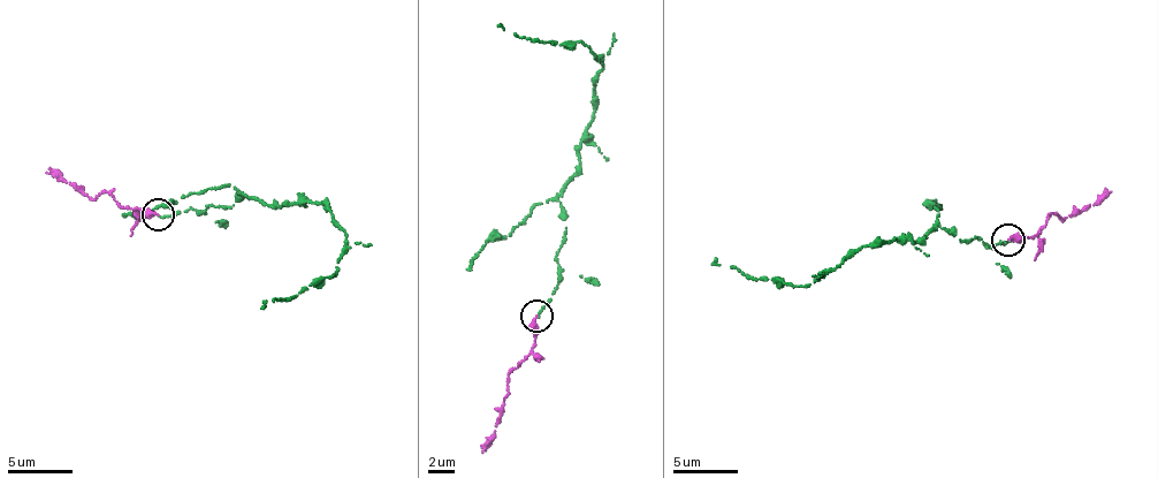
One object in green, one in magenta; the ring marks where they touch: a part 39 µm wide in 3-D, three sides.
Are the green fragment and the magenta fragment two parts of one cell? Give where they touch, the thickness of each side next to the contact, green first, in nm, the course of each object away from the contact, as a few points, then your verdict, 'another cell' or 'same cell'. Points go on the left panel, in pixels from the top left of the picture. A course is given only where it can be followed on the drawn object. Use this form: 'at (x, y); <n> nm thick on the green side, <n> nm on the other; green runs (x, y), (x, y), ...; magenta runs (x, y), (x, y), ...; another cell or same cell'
at (158, 214); 180 nm thick on the green side, 280 nm on the other; green runs (160, 217), (212, 204), (225, 209), (245, 194), (276, 207), (321, 204), (348, 234), (334, 274), (260, 309); magenta runs (158, 214), (141, 207), (123, 209), (108, 194), (83, 194), (50, 168); same cell

